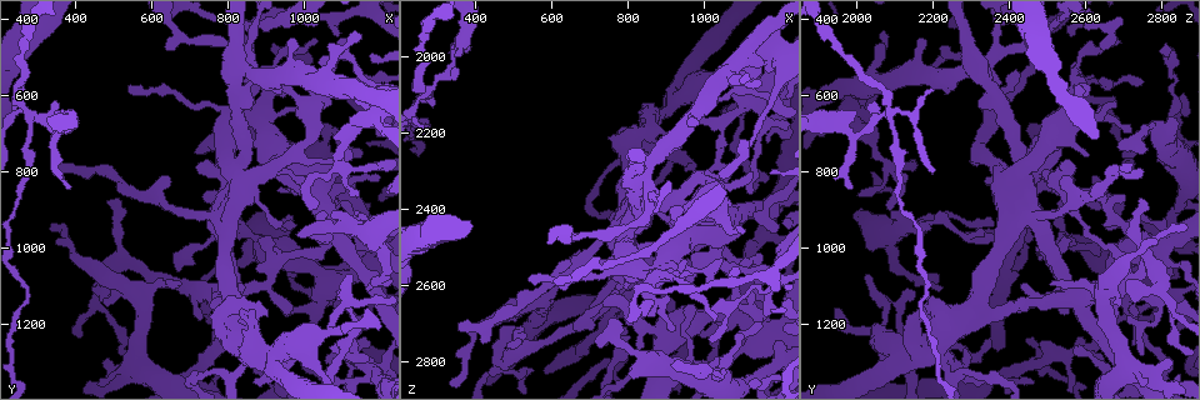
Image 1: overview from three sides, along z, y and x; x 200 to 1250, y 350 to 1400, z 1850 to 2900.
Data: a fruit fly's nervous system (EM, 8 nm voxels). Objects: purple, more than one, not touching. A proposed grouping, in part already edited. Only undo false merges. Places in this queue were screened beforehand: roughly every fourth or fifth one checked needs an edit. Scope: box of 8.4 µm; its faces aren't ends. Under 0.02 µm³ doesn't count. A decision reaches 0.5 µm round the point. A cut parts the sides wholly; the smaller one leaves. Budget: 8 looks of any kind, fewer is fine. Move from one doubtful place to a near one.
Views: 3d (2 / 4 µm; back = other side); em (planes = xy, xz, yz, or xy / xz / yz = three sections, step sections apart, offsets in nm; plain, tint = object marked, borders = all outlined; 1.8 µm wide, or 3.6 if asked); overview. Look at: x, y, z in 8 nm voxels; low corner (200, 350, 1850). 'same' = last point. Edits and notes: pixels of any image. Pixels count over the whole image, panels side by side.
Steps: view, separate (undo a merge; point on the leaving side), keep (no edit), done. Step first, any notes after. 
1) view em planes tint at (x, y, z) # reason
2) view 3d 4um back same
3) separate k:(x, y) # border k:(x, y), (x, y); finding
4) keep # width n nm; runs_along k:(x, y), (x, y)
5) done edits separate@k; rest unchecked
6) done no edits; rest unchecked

view 3d 4um at (1010, 805, 2460) # thick turns thin

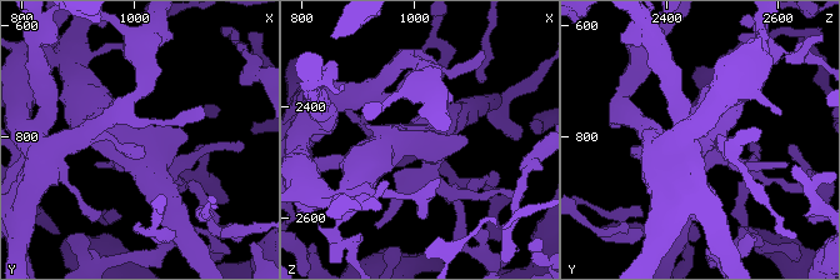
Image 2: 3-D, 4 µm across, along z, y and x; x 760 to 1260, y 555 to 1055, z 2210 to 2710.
view em 3.6um xy step 8 tint at (1010, 800, 2460)

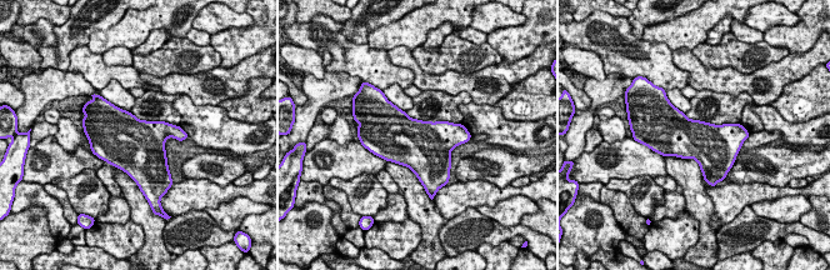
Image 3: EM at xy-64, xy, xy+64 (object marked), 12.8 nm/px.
keep # width 500 nm; all the same cell

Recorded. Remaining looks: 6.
view em 3.6um planes tint at (1185, 645, 2010) # sharp bend

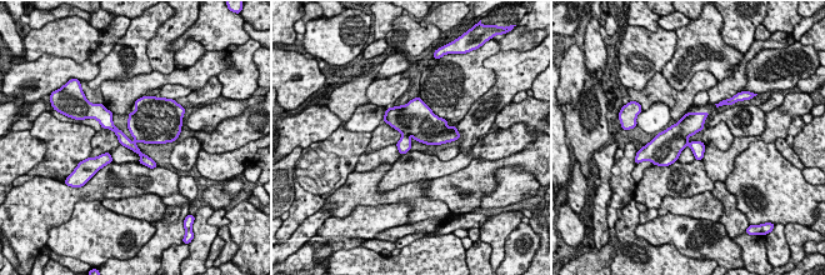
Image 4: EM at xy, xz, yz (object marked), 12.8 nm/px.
keep # continuous, no second cell

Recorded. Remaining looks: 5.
view em 3.6um yz step 4 tint at (845, 1265, 2195) # closes a loop

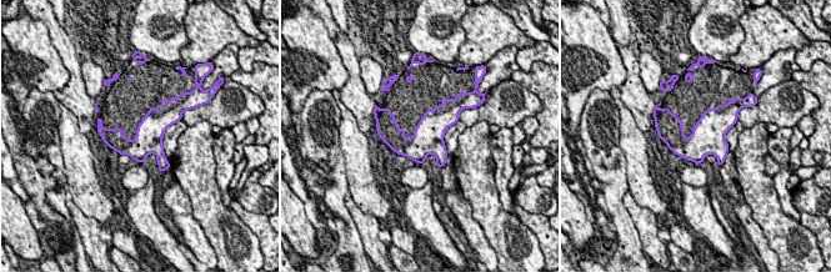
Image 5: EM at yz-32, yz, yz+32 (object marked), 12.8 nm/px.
keep # runs_along 5:(171, 117), (138, 144), (104, 132); all the same cell

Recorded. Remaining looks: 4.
view 3d 2um at (475, 1095, 2690) # three-way junction

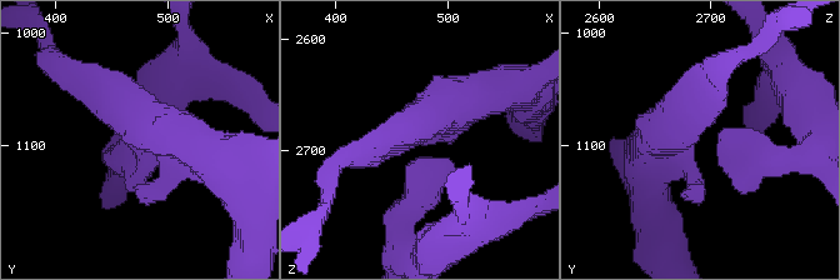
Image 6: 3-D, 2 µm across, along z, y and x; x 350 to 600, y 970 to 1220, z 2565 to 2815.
view em planes borders at (480, 1090, 2680) # arms 3; arm_widths 170, 200, 320 nm; now the EM

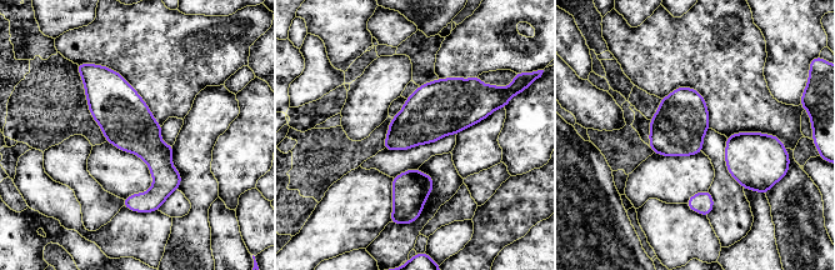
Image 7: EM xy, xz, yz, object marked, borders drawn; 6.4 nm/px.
keep # runs_along 7:(96, 74), (158, 155), (154, 208); one cell here

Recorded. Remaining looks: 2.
done no edits; rest unchecked

